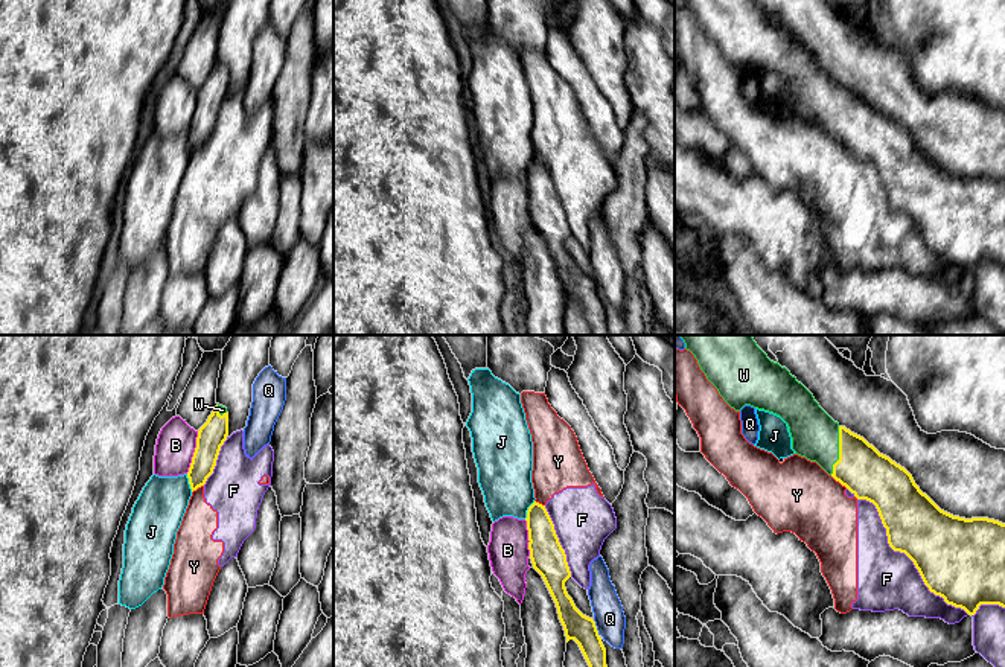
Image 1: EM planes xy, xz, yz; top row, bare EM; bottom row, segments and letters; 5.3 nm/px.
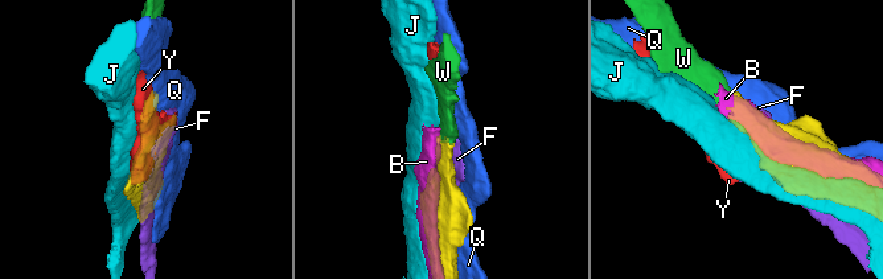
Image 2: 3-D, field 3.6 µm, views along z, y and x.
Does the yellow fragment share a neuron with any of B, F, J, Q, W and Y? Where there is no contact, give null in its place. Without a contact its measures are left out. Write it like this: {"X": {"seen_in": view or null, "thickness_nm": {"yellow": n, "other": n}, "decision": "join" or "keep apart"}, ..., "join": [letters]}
{"B": {"seen_in": "xy", "thickness_nm": {"yellow": 150, "other": 200}, "decision": "keep apart"}, "F": {"seen_in": "yz", "thickness_nm": {"yellow": 400, "other": 320}, "decision": "keep apart"}, "J": {"seen_in": "xy", "thickness_nm": {"yellow": 140, "other": 260}, "decision": "keep apart"}, "Q": {"seen_in": "xz", "thickness_nm": {"yellow": 150, "other": 160}, "decision": "keep apart"}, "W": {"seen_in": "yz", "thickness_nm": {"yellow": 260, "other": 260}, "decision": "join"}, "Y": {"seen_in": "yz", "thickness_nm": {"yellow": 260, "other": 380}, "decision": "keep apart"}, "join": ["W"]}

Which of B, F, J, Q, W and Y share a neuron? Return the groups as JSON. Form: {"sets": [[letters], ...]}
{"sets": [["B"], ["F", "Y"], ["J"], ["Q"], ["W"]]}

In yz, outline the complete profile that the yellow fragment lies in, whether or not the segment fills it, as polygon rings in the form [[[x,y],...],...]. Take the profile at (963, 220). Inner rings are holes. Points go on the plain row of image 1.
[[[684,0],[707,38],[717,47],[723,59],[740,70],[745,64],[780,75],[789,85],[795,113],[816,120],[828,134],[845,145],[857,158],[873,161],[886,187],[888,203],[894,210],[904,212],[918,228],[930,251],[947,263],[975,274],[981,263],[1005,266],[1005,183],[988,177],[959,177],[941,169],[915,143],[912,134],[880,113],[863,96],[834,81],[815,59],[813,53],[796,40],[786,26],[770,20],[755,0]]]

